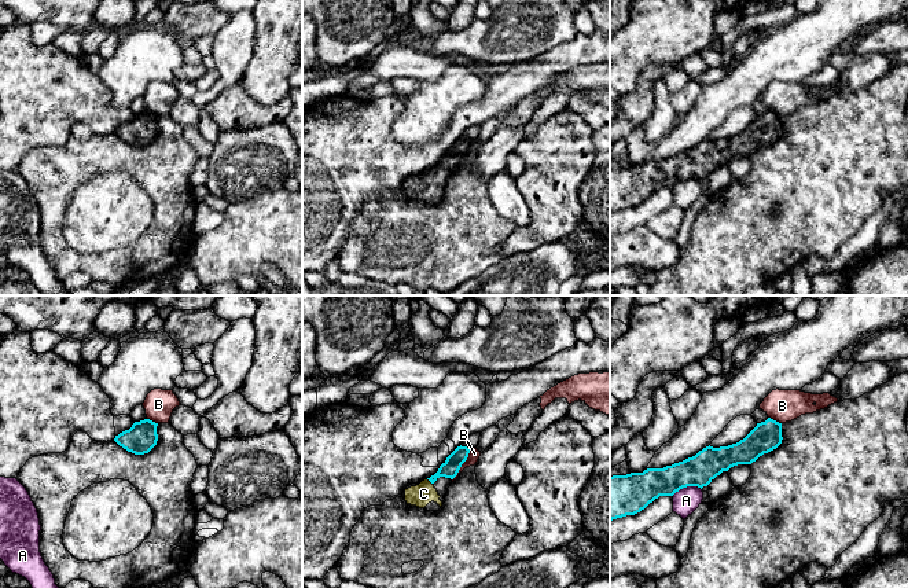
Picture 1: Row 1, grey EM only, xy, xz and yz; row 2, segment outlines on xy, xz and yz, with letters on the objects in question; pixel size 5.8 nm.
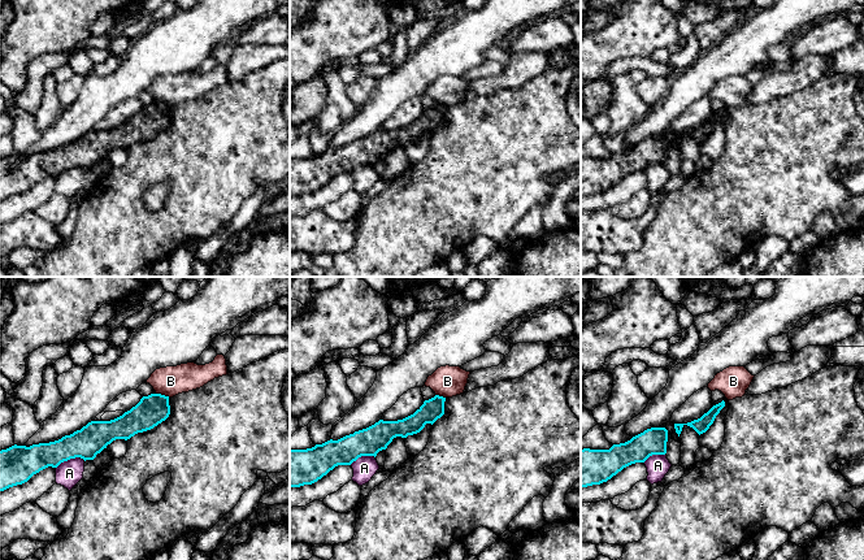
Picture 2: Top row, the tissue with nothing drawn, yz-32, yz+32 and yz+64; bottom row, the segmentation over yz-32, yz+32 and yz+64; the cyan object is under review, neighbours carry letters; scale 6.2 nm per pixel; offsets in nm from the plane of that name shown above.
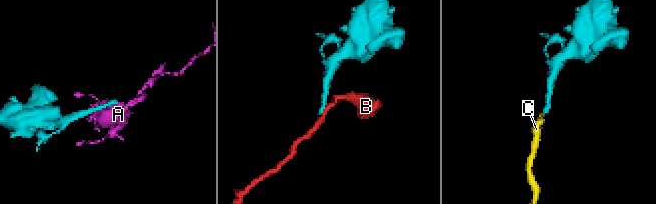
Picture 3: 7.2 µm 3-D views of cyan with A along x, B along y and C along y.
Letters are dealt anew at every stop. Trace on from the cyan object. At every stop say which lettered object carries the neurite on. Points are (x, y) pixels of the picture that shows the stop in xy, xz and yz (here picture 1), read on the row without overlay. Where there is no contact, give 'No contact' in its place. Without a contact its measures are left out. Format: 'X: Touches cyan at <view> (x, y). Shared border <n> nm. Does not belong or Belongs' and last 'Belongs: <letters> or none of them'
A: Touches cyan at yz (686, 179). Shared border 180 nm. Does not belong
B: Touches cyan at xz (462, 155). Shared border 220 nm. Does not belong
C: Touches cyan at xz (429, 172). Shared border 50 nm. Belongs
Belongs: C

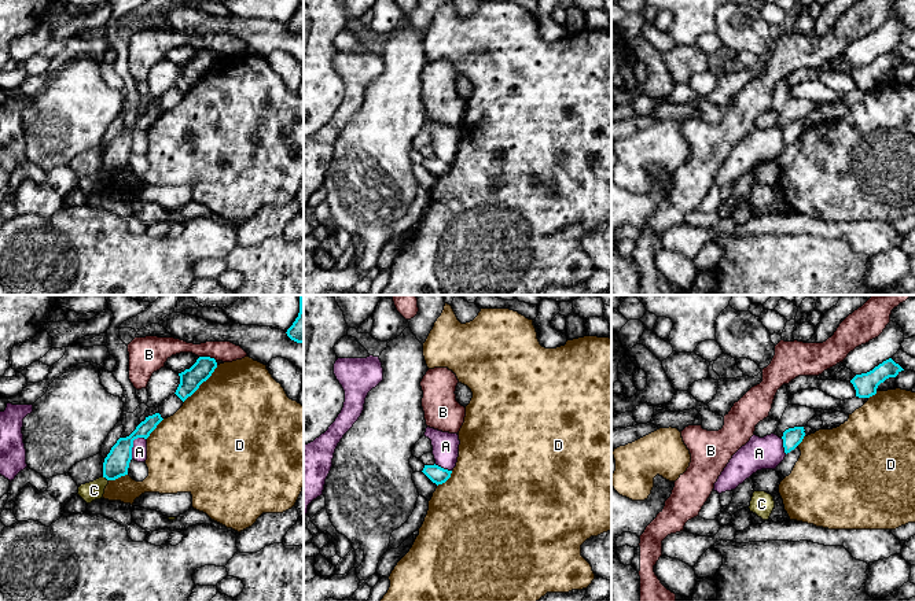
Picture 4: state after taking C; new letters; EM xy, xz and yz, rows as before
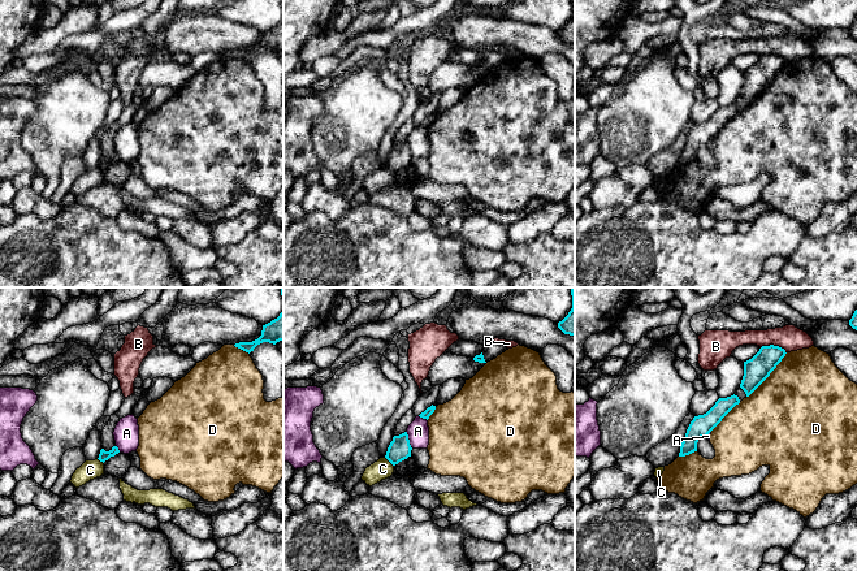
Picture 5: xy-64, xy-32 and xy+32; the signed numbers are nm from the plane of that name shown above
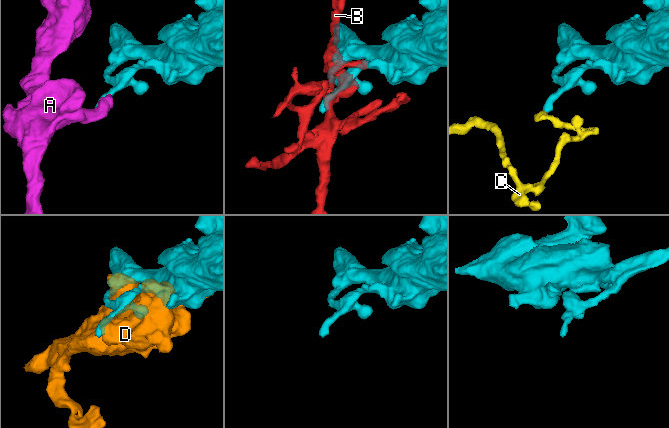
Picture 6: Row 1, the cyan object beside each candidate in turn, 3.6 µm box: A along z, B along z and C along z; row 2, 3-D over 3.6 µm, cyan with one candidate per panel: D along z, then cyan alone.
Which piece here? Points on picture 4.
A: Touches cyan at xy (132, 136). Shared border 160 nm. Does not belong
B: Touches cyan at xy (208, 50). Shared border 110 nm. Does not belong
C: Touches cyan at xy (105, 169). Shared border 50 nm. Does not belong
D: Touches cyan at xy (201, 76). Shared border 300 nm. Does not belong
Belongs: none of them

